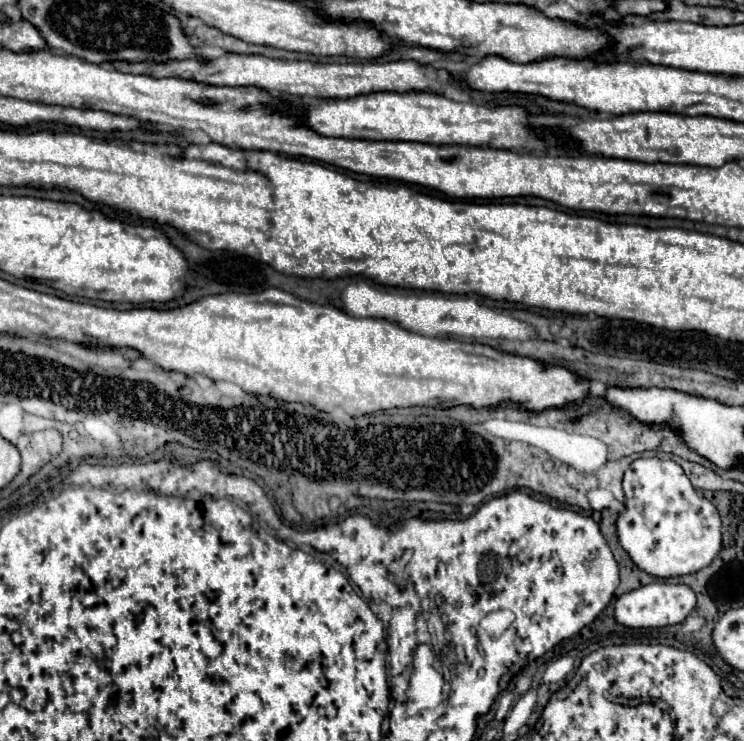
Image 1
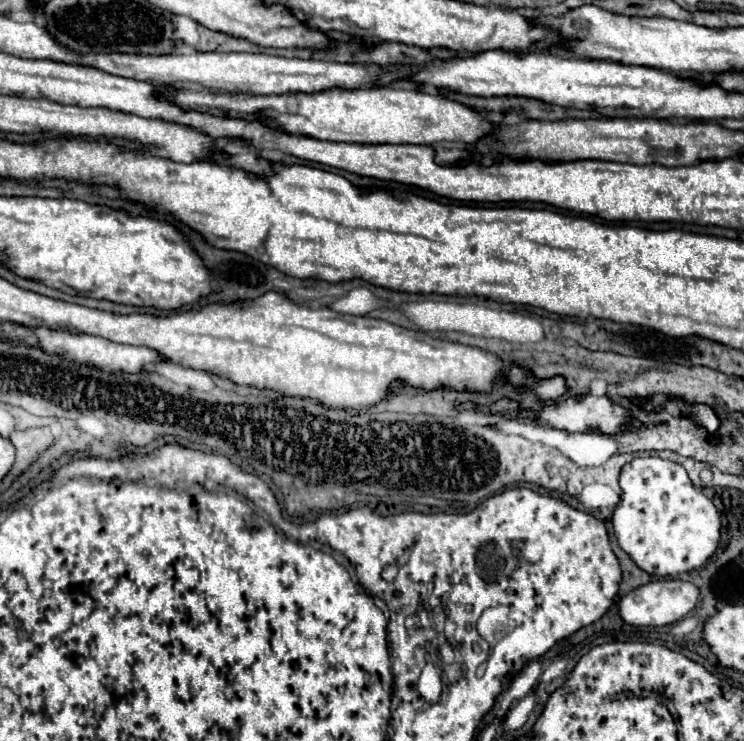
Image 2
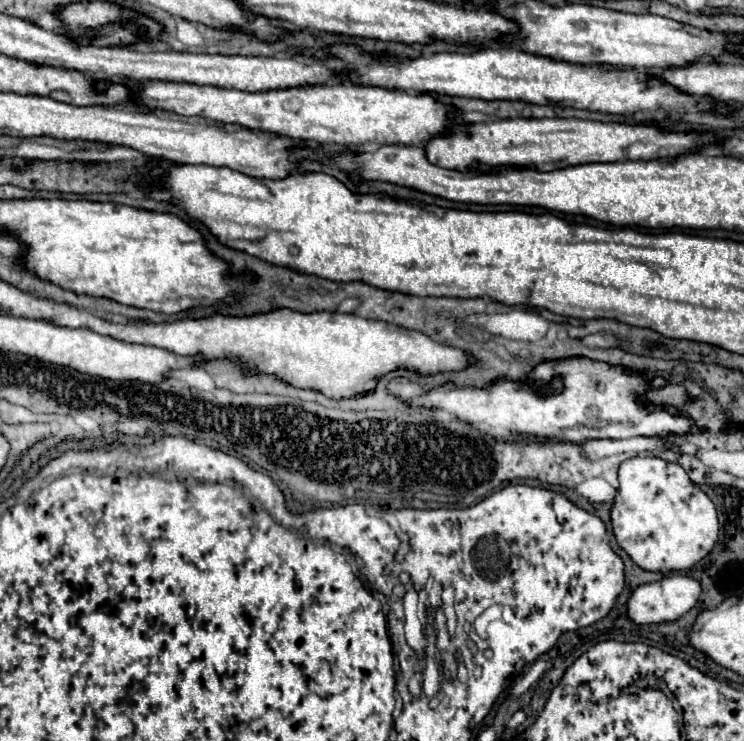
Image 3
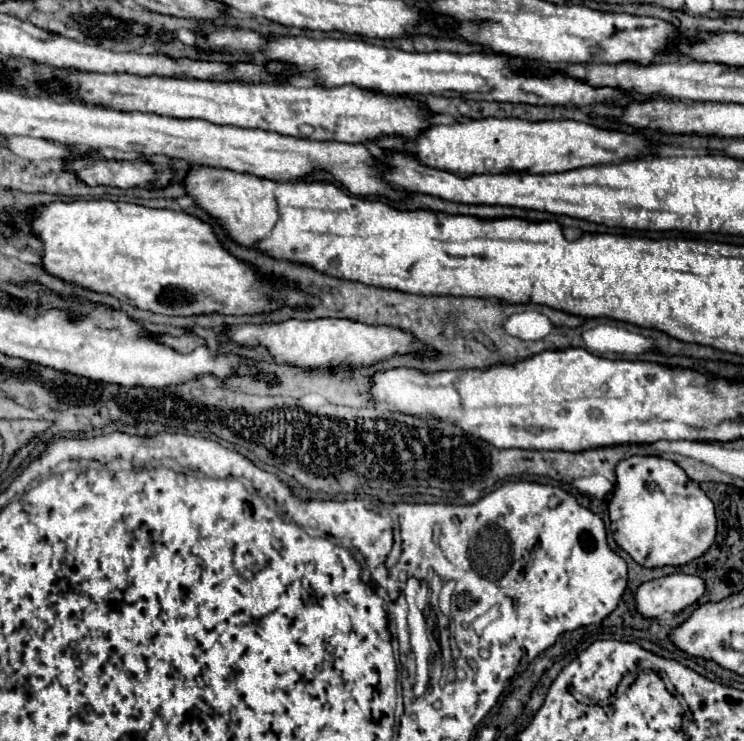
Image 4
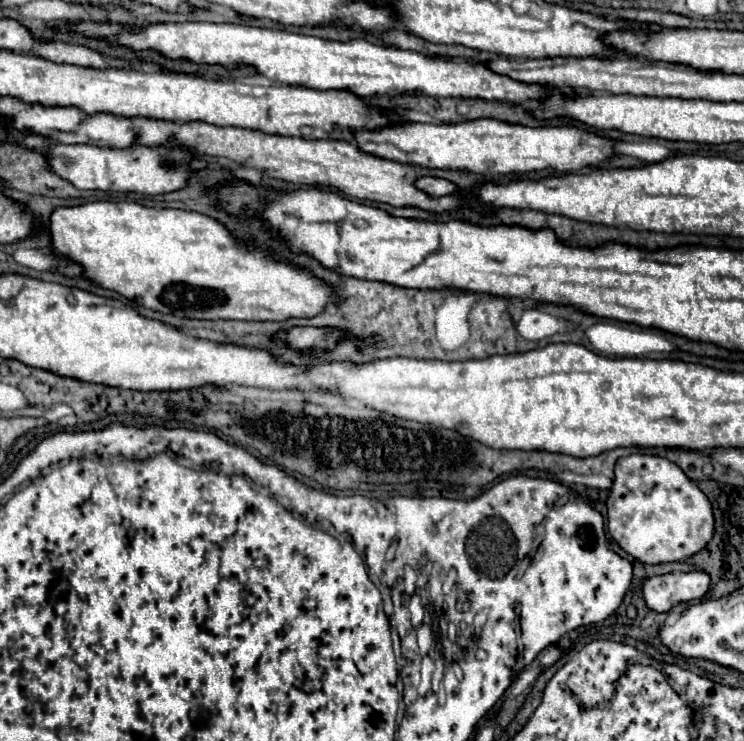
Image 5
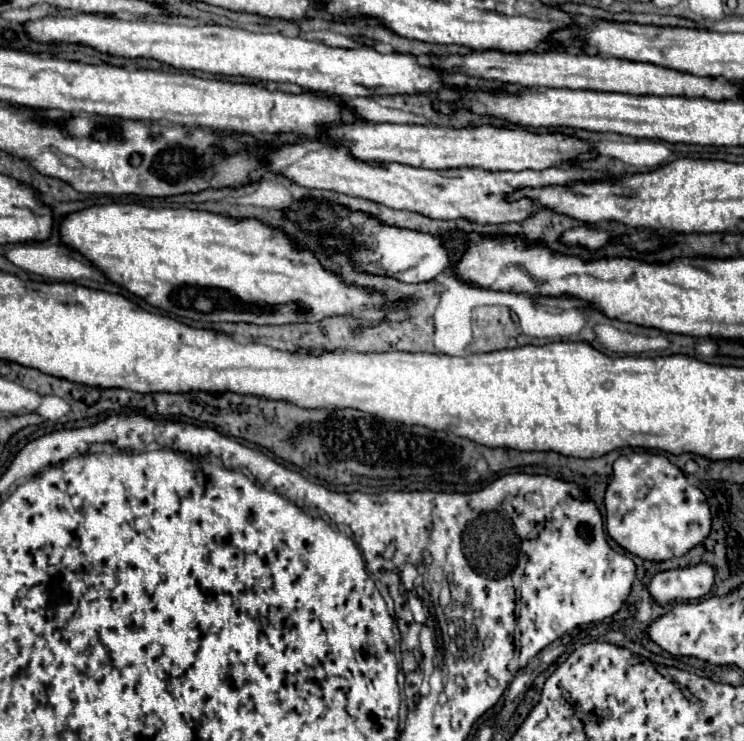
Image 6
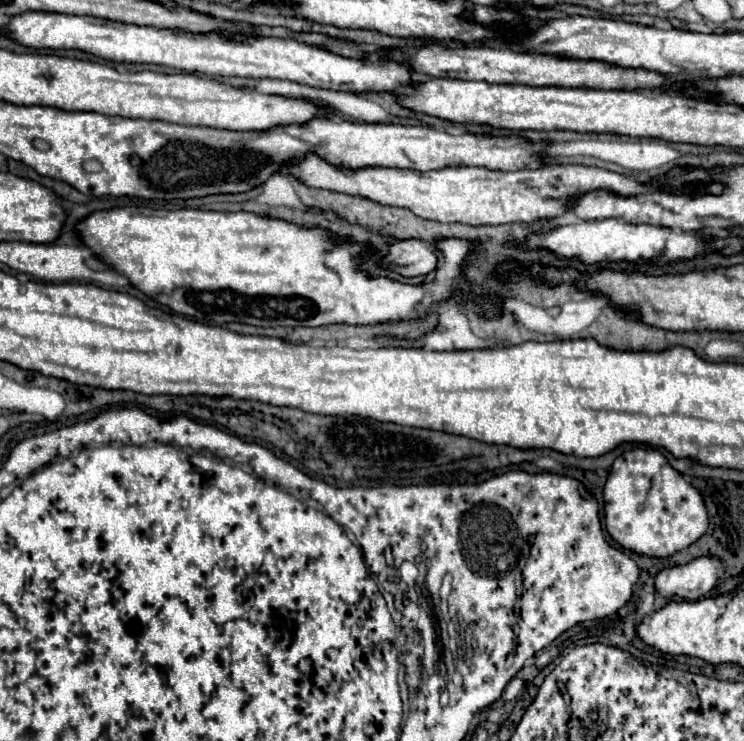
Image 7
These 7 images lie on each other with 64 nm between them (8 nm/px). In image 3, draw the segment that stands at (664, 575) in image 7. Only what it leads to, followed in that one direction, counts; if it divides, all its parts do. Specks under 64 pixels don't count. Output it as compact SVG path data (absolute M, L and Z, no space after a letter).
M666 576L658 582L650 582L650 584L642 584L638 586L632 596L626 602L626 614L634 624L662 624L662 622L672 622L678 620L680 616L684 616L690 608L694 608L694 604L698 602L702 588L696 580L688 578L688 576Z

